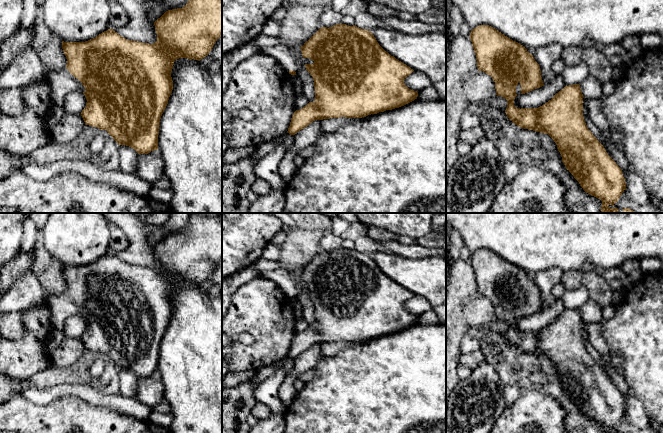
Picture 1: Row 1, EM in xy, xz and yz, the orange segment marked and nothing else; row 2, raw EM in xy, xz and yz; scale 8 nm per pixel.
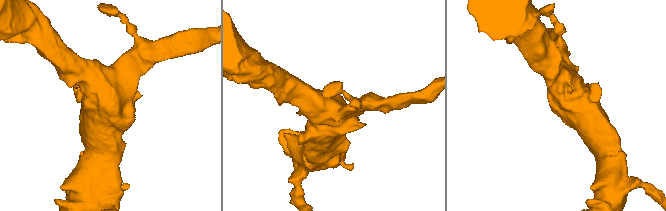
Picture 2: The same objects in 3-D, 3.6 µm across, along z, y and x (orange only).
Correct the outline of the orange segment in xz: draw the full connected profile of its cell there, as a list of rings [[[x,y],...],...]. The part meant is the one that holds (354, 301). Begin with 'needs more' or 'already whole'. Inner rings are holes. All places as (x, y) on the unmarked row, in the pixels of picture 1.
needs more; [[[342,247],[329,252],[321,251],[301,270],[301,276],[305,292],[313,301],[315,324],[293,337],[287,355],[290,359],[295,359],[315,344],[340,341],[362,342],[399,332],[417,323],[418,316],[409,313],[404,307],[405,302],[414,294],[386,276],[369,254]]]

